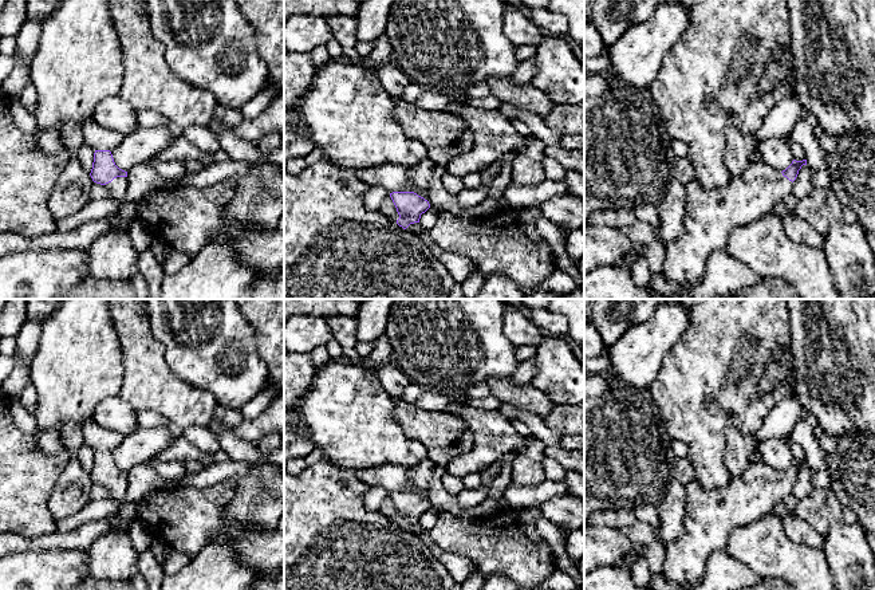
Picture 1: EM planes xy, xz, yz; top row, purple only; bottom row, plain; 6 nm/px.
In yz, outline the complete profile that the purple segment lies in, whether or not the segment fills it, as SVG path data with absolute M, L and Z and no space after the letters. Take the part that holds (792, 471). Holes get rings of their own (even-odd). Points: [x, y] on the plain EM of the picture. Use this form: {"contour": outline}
{"contour": "M793 460L792 464L785 471L783 471L781 473L784 477L787 477L789 481L793 483L803 465L807 465L807 460L803 460L803 461Z"}

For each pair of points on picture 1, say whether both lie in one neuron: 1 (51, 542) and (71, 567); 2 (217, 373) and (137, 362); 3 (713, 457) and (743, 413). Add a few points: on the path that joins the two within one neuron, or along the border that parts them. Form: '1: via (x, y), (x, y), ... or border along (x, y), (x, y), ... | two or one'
1: border along (82, 549), (26, 551) | two
2: border along (154, 338), (164, 346), (168, 366), (193, 386) | two
3: via (713, 445), (713, 436), (730, 420) | one

